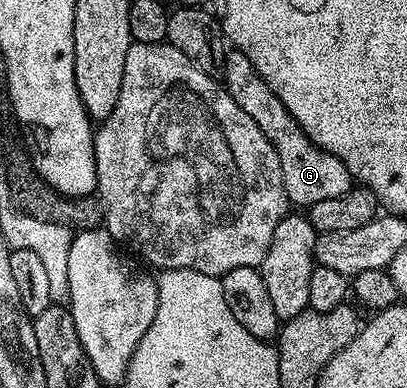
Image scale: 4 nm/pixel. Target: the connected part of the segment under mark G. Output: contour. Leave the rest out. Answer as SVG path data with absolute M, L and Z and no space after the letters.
M232 48L225 53L222 85L230 92L238 108L242 108L242 112L246 112L246 116L250 116L250 120L254 120L254 124L262 128L274 152L278 152L278 164L282 168L282 184L293 207L309 208L320 200L333 199L351 190L354 179L346 164L338 160L336 154L326 152L321 146L314 144L310 136L306 136L298 120L294 120L294 116L286 112L286 104L282 104L278 96L274 96L270 84L266 84L266 80L258 76L254 64L250 64L250 60L241 50Z

